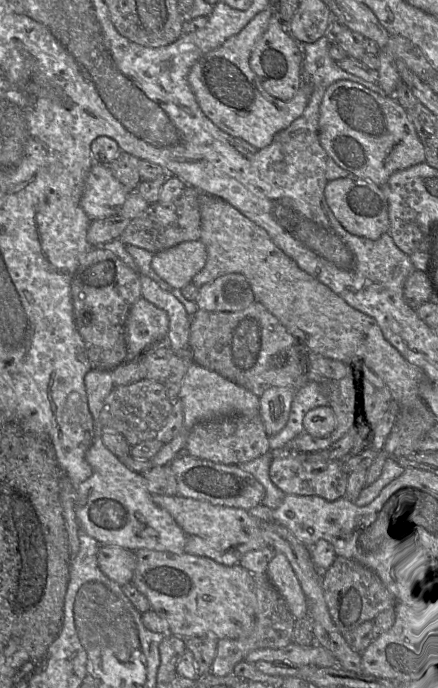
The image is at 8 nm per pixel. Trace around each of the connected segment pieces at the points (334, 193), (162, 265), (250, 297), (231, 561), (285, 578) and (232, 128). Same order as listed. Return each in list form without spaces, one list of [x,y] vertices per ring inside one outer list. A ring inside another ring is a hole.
[[[349,175],[329,181],[325,188],[325,198],[334,216],[347,231],[376,240],[390,229],[390,205],[383,188],[384,185]]]
[[[201,241],[182,243],[154,254],[152,268],[173,289],[182,290],[205,266],[207,251]]]
[[[231,273],[221,276],[199,289],[198,310],[236,312],[255,302],[254,293],[245,276]]]
[[[153,495],[153,501],[169,512],[186,533],[185,554],[204,556],[232,566],[252,550],[269,547],[261,534],[261,520],[241,508],[213,505],[179,495]]]
[[[277,552],[269,563],[267,575],[284,598],[295,619],[308,615],[308,605],[305,593],[287,557]]]
[[[271,2],[237,34],[198,59],[188,75],[189,85],[203,113],[220,130],[245,140],[257,150],[268,146],[278,132],[301,116],[311,93],[311,85],[302,83],[291,99],[280,100],[267,94],[255,81],[249,65],[250,55],[274,14],[275,6]]]

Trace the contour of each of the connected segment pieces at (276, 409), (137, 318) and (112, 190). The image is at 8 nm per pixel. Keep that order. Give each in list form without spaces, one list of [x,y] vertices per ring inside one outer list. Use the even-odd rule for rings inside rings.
[[[271,387],[260,397],[260,417],[269,437],[285,427],[295,394],[288,387]]]
[[[140,299],[126,321],[128,360],[140,358],[152,347],[167,342],[169,318],[148,300]]]
[[[95,164],[85,182],[80,205],[91,220],[118,216],[129,191],[116,178],[111,165]]]

